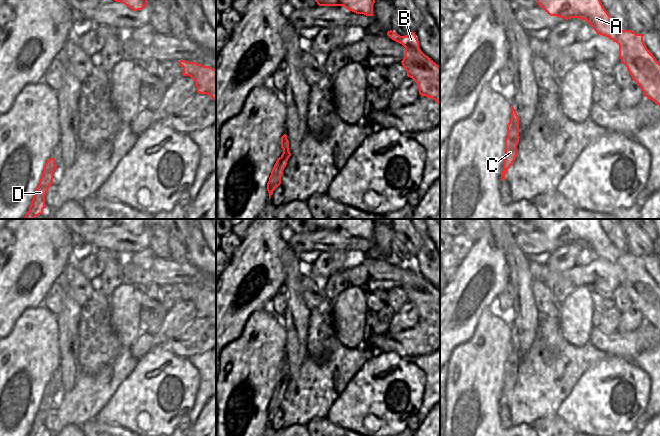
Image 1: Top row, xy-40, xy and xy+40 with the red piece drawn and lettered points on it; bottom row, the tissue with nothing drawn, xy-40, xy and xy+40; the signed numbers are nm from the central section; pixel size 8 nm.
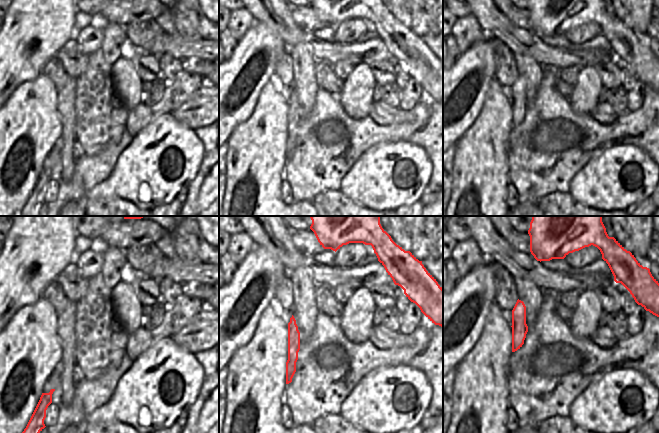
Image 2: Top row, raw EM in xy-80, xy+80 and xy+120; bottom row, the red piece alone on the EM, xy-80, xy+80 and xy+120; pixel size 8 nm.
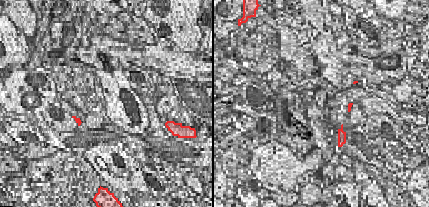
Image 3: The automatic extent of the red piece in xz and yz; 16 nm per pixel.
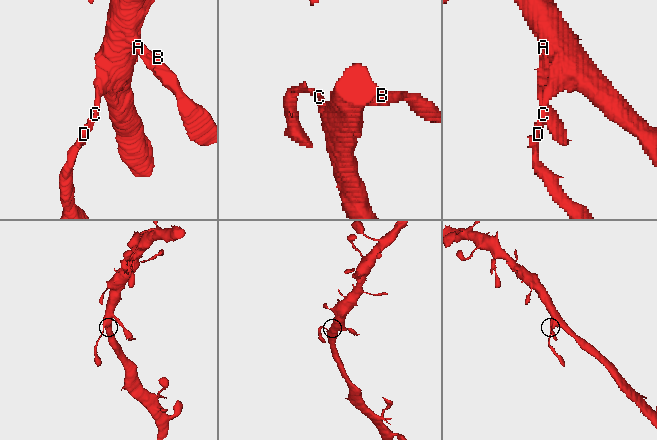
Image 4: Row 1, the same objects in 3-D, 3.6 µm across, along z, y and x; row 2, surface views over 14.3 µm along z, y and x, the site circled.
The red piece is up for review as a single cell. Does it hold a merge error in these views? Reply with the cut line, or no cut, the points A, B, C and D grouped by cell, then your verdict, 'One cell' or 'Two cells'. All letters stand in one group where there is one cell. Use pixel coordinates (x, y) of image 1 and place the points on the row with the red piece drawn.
Split along xy (281, 155), (283, 169). Groups: A B C / D. Two cells.

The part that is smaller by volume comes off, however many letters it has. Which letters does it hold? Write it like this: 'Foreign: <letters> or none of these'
Foreign: D

